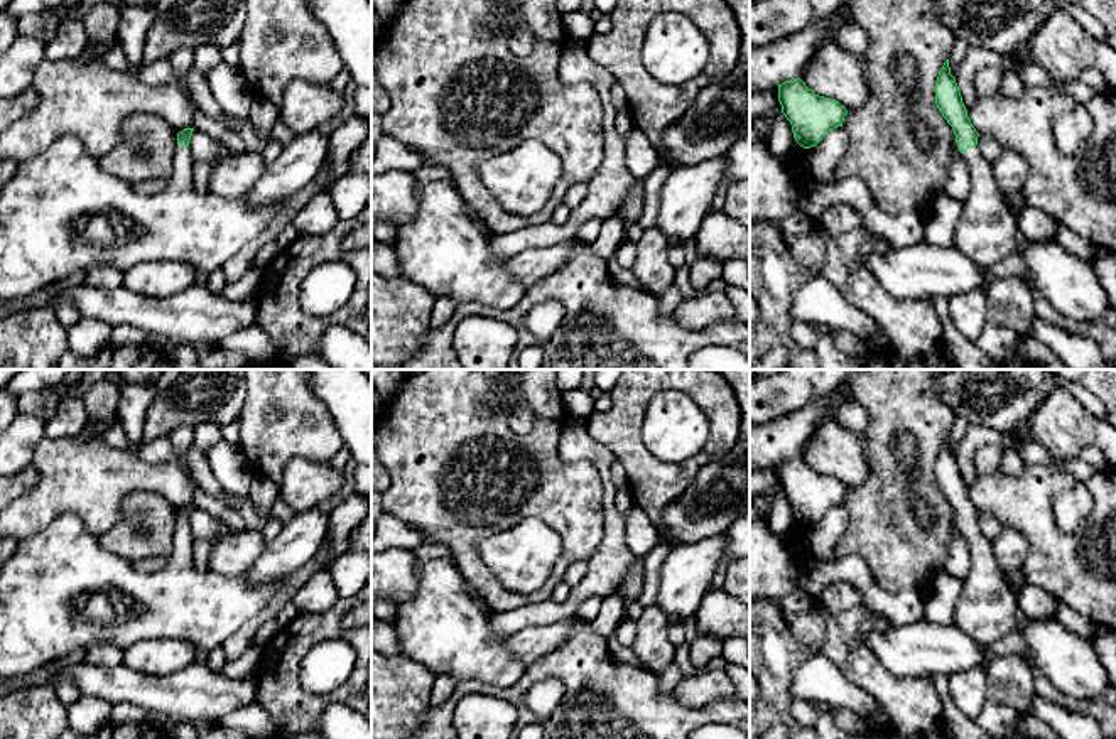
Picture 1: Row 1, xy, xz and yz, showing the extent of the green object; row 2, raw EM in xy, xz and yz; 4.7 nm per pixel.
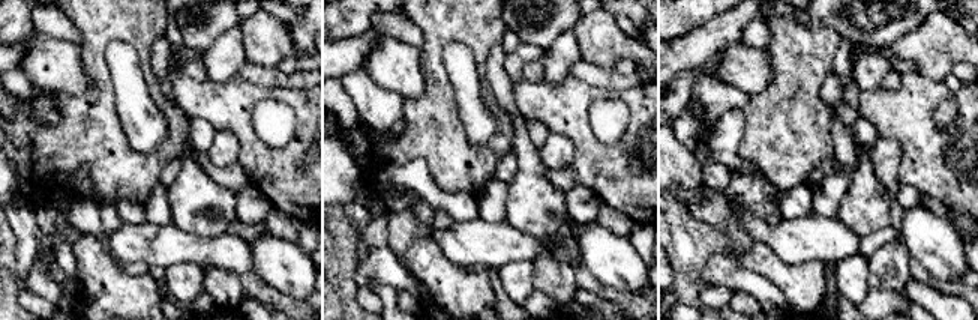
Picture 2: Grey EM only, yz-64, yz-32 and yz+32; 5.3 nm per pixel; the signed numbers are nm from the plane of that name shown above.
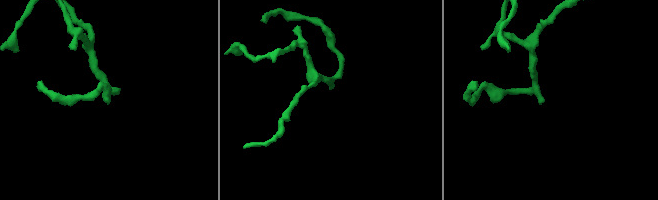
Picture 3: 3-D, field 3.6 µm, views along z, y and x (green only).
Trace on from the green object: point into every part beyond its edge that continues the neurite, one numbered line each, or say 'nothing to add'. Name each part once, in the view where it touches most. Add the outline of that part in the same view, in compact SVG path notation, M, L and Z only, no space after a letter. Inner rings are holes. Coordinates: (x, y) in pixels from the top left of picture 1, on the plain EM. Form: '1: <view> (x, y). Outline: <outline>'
1: yz (986, 609). Outline: M978 525L962 530L971 552L971 569L956 602L954 626L981 645L1016 631L1018 592L1000 574L991 543Z

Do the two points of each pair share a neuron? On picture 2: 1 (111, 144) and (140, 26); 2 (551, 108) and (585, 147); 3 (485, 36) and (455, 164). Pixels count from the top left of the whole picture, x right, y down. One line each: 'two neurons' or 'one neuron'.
1: one neuron
2: one neuron
3: one neuron

